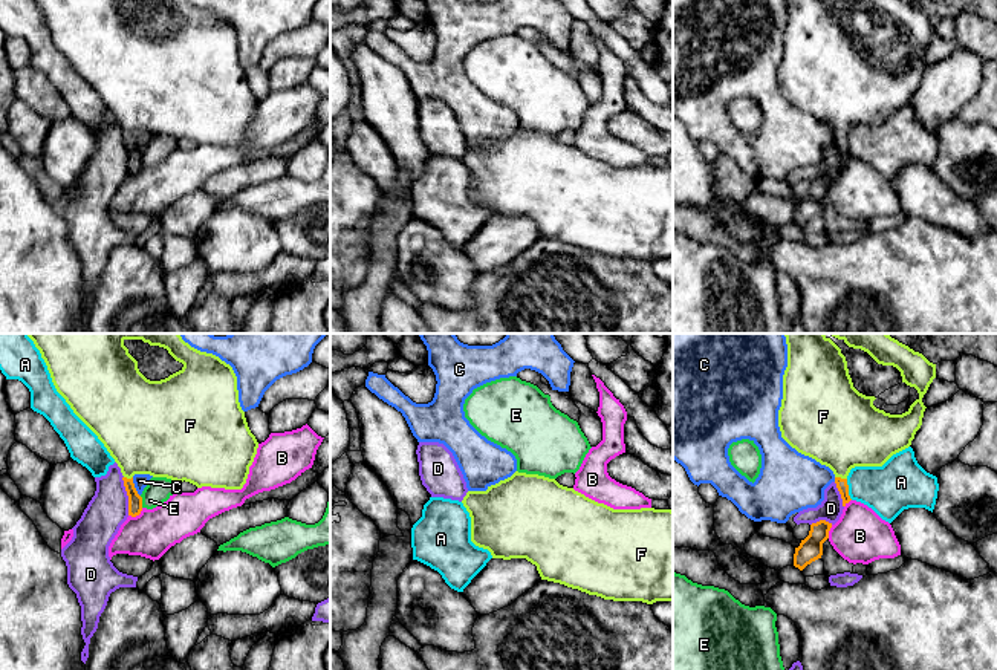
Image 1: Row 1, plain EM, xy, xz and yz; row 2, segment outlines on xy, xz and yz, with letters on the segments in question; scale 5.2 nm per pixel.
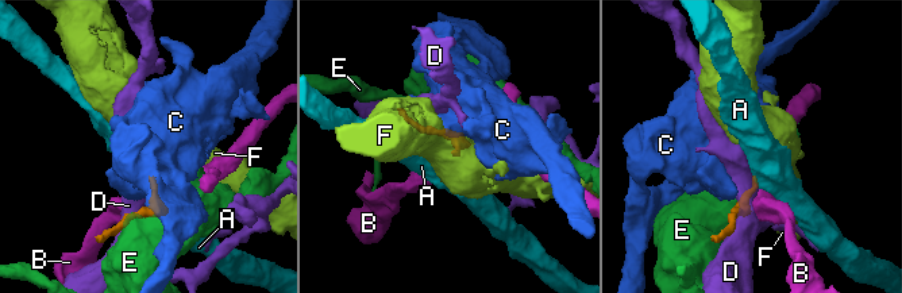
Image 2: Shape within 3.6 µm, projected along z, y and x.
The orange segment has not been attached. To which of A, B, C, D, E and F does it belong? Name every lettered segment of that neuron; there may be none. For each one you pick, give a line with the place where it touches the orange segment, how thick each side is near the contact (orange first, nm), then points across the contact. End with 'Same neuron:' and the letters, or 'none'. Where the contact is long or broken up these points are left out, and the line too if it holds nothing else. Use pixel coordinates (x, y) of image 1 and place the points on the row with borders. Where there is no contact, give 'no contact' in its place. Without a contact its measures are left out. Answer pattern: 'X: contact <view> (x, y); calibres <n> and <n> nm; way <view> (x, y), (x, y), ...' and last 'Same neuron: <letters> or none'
F: contact yz (840, 478); calibres 60 and 400 nm; way yz (841, 484), (840, 478), (841, 430)
Same neuron: F

